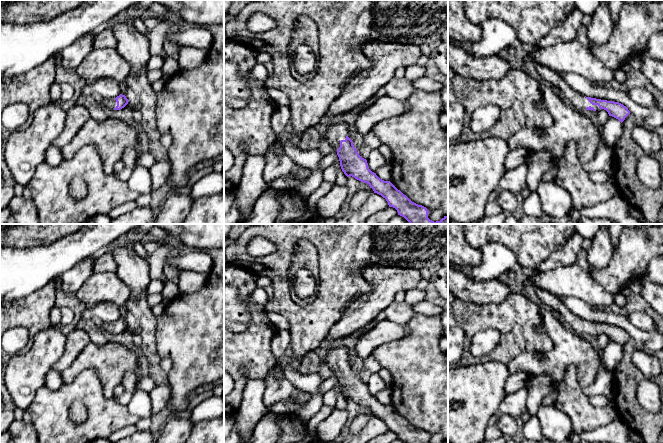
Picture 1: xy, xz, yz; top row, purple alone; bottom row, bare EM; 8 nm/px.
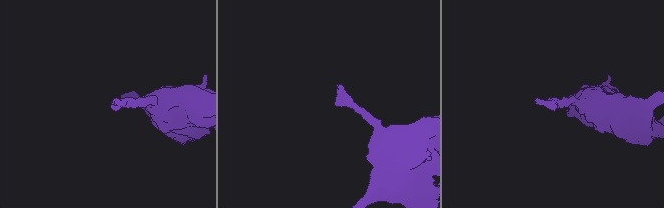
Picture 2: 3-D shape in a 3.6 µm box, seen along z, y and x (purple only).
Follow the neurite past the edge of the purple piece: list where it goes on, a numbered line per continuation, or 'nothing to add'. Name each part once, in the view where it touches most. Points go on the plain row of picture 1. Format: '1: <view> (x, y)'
1: yz (580, 326)

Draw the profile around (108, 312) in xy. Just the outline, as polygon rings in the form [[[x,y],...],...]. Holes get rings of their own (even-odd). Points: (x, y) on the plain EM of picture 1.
[[[102,302],[92,307],[87,307],[81,319],[89,320],[99,317],[104,323],[115,323],[121,318],[120,306],[112,302]]]

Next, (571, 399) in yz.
[[[569,366],[564,378],[557,383],[558,396],[554,406],[569,416],[574,432],[580,434],[606,426],[616,419],[619,414],[614,404],[605,407],[595,407],[589,397],[580,387],[577,370]]]

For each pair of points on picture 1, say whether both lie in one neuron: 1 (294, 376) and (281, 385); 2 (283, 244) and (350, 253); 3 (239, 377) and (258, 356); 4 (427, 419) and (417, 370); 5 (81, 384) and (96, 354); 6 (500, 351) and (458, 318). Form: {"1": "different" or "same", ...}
{"1": "different", "2": "same", "3": "same", "4": "same", "5": "different", "6": "same"}

